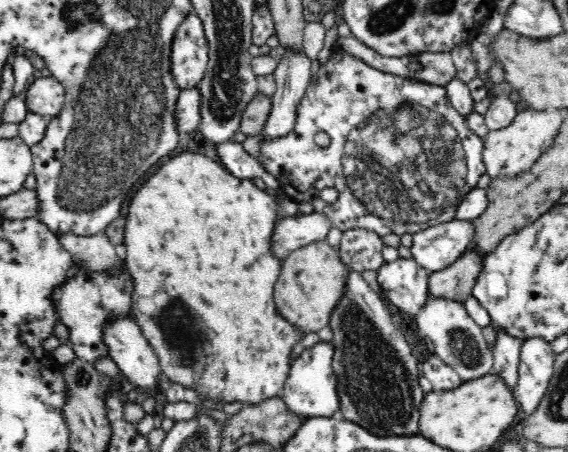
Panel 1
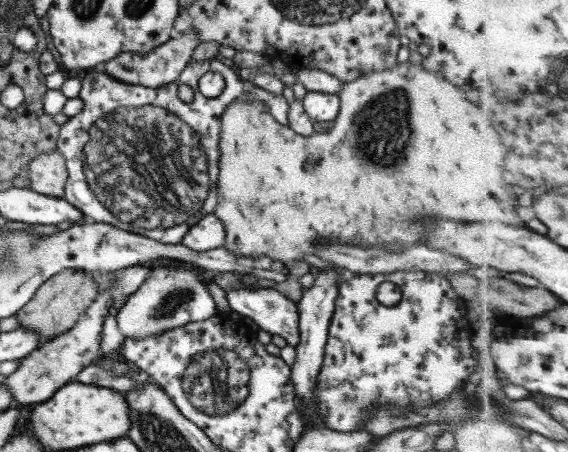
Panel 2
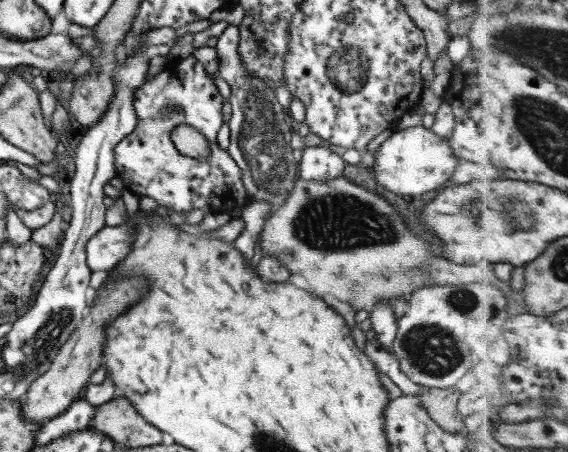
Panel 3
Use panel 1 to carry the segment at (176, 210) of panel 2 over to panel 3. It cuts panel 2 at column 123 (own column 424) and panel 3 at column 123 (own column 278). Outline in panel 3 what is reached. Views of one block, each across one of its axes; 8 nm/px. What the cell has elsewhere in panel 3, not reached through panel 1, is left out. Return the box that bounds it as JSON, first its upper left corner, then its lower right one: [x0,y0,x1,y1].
[114,55,248,212]

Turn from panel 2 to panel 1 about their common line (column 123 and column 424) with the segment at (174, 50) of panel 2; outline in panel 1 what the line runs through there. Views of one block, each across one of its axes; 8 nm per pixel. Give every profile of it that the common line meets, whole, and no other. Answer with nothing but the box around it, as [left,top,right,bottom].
[336,37,457,87]

